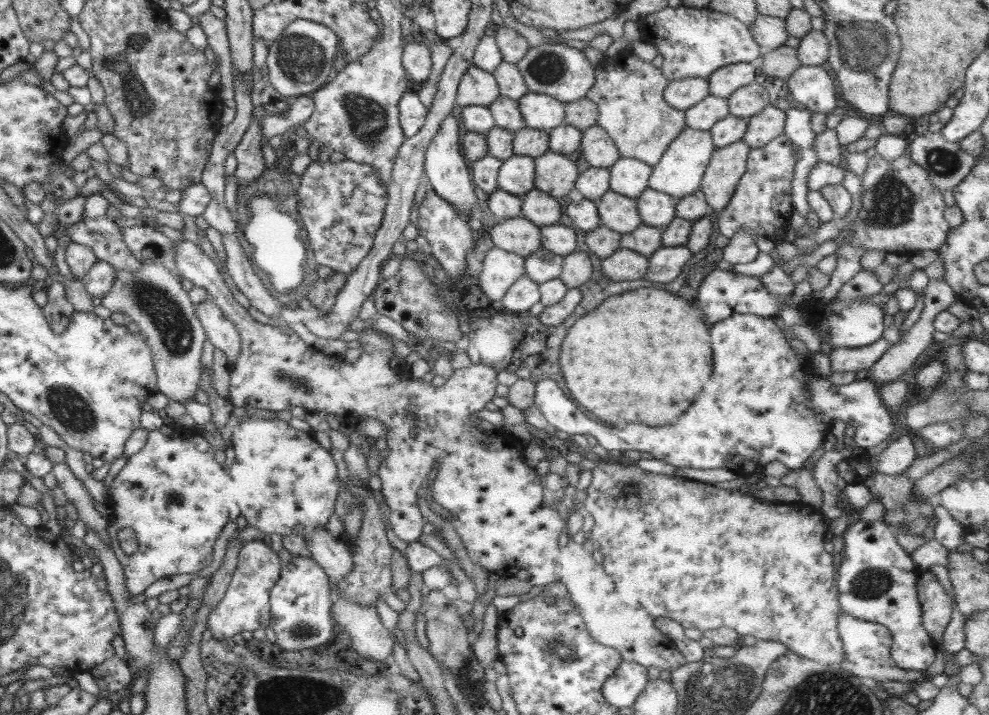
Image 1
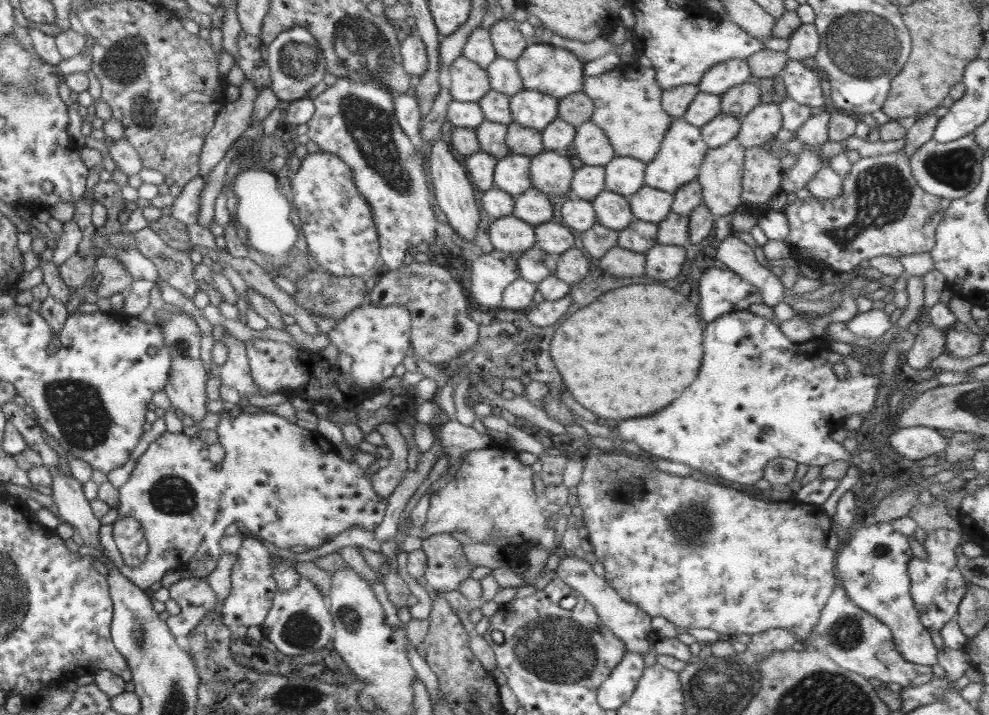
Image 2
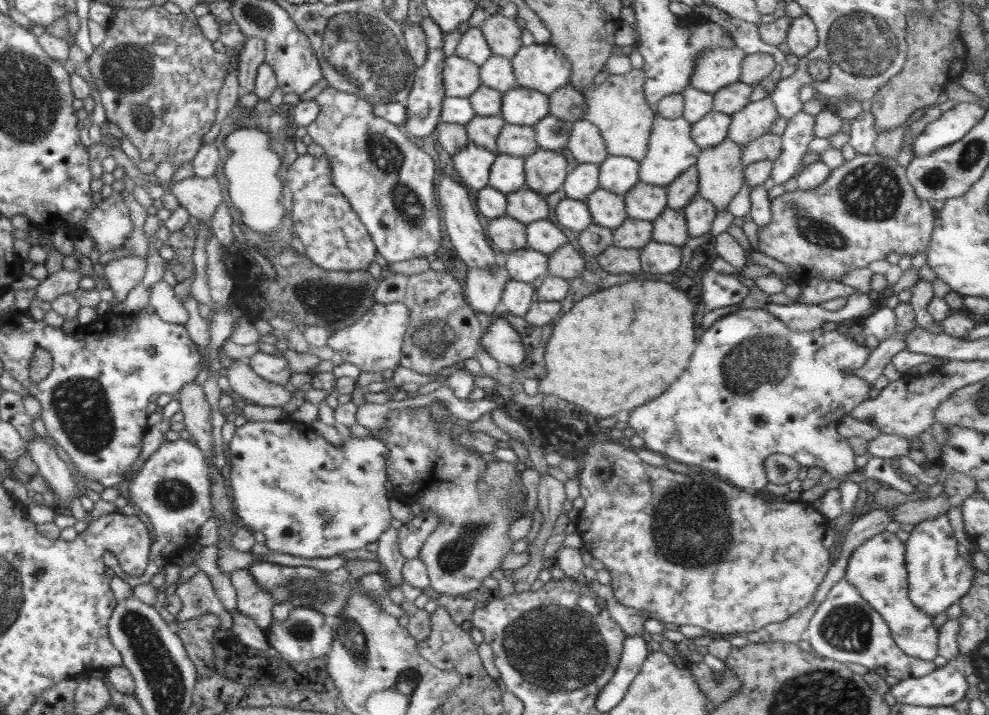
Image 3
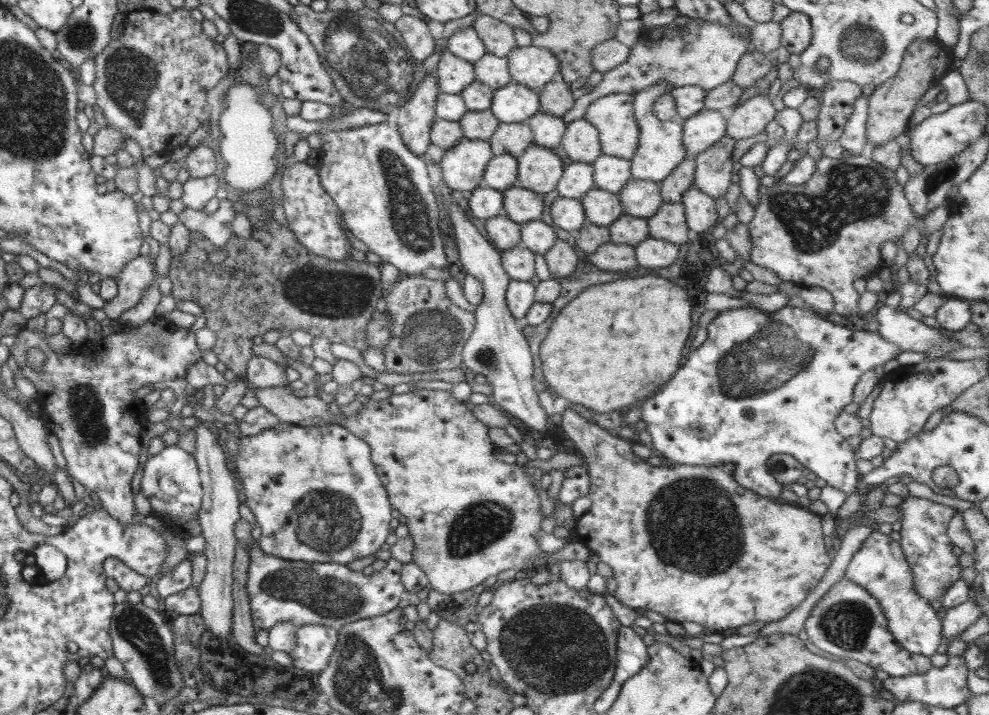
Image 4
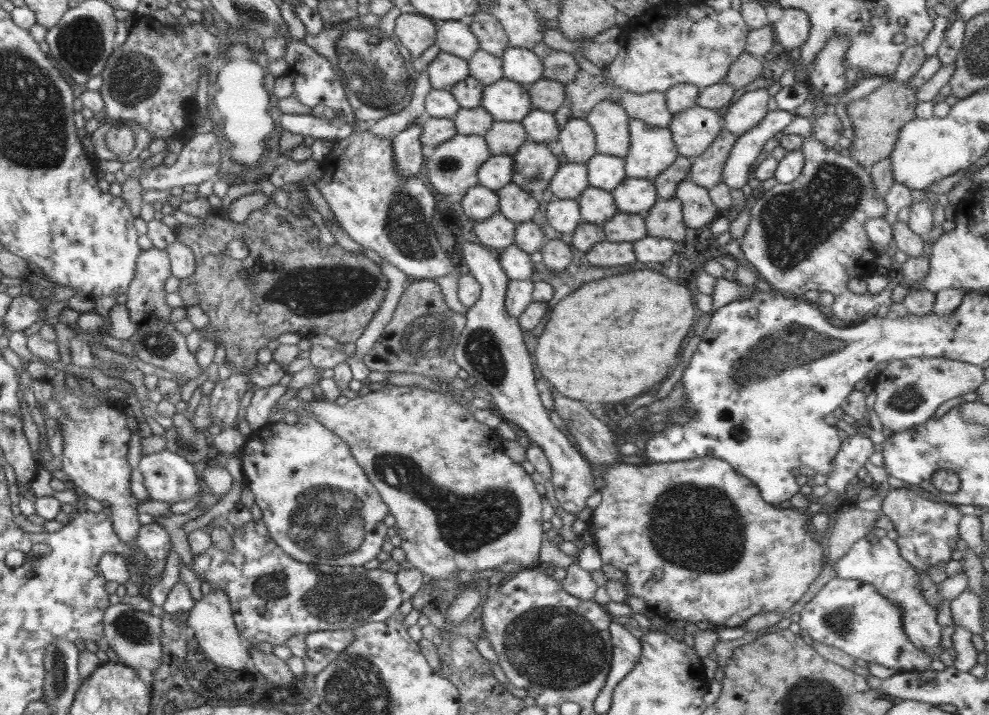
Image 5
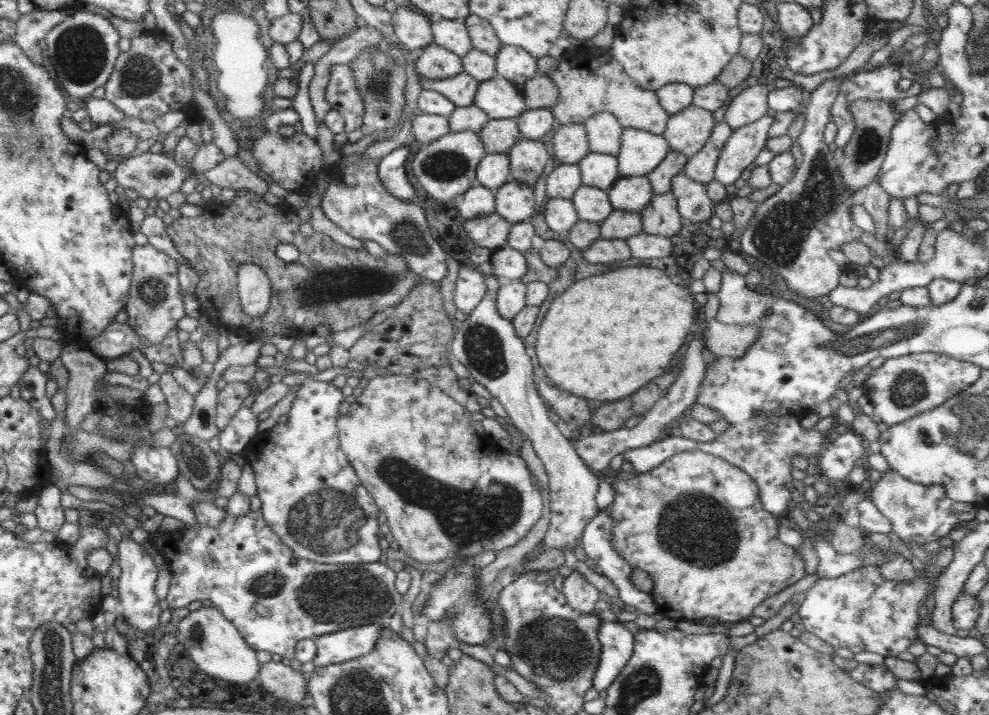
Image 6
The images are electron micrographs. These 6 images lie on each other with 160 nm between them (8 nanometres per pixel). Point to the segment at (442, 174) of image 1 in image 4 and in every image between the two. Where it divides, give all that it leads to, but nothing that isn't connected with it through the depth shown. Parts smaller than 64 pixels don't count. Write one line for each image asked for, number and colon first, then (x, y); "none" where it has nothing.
2: (454, 192)
3: (469, 240)
4: (497, 349)

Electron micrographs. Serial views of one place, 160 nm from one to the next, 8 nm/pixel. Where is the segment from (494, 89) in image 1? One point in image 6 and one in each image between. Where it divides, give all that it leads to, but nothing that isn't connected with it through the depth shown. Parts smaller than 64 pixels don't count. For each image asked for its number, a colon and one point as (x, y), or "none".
2: (469, 83)
3: (461, 78)
4: (453, 74)
5: (445, 70)
6: (436, 63)

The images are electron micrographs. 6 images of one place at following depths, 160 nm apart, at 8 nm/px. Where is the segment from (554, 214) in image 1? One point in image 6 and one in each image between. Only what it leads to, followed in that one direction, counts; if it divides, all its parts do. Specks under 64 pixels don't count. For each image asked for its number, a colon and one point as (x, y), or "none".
2: (533, 206)
3: (526, 206)
4: (520, 205)
5: (518, 205)
6: (514, 201)

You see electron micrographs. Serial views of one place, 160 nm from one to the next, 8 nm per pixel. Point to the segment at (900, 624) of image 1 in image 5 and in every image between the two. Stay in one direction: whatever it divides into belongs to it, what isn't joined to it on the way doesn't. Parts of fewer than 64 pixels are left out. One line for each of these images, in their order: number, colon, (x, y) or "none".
2: (872, 568)
3: (877, 568)
4: (879, 566)
5: (877, 561)

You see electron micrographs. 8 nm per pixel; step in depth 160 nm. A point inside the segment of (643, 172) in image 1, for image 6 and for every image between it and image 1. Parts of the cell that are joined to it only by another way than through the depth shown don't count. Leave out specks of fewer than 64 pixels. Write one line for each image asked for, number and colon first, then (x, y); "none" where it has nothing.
2: (623, 175)
3: (618, 174)
4: (610, 173)
5: (604, 171)
6: (597, 170)

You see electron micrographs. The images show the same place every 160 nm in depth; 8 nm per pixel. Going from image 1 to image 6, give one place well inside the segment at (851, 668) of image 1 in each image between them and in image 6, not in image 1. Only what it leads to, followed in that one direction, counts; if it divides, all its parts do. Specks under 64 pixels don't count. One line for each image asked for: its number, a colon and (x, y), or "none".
2: (855, 640)
3: (845, 627)
4: (847, 621)
5: (853, 616)
6: (861, 610)

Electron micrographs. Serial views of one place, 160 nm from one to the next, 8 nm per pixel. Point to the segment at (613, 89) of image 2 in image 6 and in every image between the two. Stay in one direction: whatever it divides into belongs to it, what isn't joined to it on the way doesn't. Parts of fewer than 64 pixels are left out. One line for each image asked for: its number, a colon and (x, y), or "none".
3: (617, 105)
4: (613, 115)
5: (609, 120)
6: (604, 132)

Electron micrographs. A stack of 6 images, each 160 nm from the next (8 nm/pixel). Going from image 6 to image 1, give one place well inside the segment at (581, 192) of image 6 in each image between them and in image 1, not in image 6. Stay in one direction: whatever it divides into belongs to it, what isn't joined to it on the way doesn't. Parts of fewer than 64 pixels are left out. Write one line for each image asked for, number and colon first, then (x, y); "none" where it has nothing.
1: (619, 213)
2: (612, 210)
3: (607, 209)
4: (601, 207)
5: (597, 206)

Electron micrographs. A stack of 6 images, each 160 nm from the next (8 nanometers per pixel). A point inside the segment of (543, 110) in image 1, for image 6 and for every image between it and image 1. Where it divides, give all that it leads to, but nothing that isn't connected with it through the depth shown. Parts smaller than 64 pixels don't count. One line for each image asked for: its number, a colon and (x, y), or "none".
2: (532, 109)
3: (523, 106)
4: (514, 103)
5: (506, 100)
6: (498, 98)

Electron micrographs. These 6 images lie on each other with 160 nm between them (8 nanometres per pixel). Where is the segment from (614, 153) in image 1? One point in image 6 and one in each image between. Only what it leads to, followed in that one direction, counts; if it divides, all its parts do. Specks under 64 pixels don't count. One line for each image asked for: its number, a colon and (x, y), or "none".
2: (592, 146)
3: (585, 142)
4: (581, 142)
5: (577, 138)
6: (570, 143)

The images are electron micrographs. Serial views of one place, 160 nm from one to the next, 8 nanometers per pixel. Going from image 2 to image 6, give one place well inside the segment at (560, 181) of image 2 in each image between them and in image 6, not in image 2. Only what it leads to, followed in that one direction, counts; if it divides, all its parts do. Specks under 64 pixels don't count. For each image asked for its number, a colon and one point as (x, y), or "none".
3: (545, 171)
4: (539, 170)
5: (535, 164)
6: (527, 157)

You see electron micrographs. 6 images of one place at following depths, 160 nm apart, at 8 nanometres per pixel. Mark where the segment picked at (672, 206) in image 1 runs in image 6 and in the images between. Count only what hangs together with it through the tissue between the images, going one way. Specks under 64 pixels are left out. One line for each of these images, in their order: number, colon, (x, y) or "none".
2: (652, 205)
3: (646, 202)
4: (640, 198)
5: (634, 196)
6: (631, 194)

